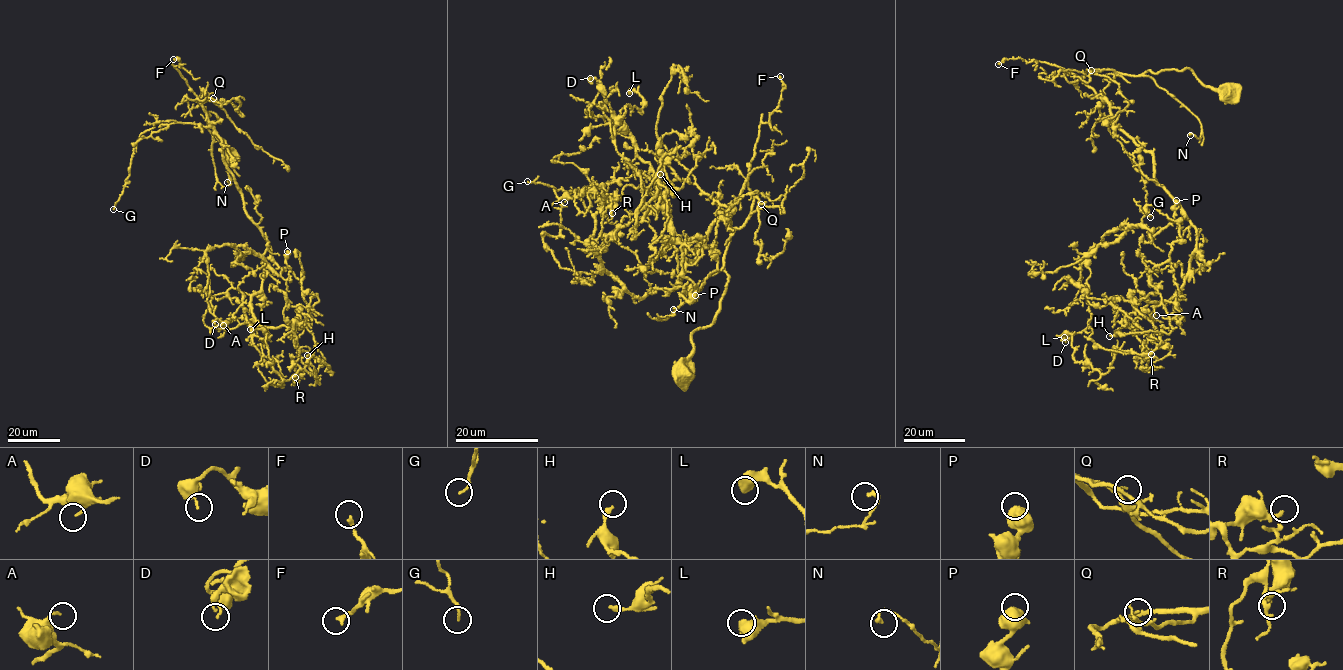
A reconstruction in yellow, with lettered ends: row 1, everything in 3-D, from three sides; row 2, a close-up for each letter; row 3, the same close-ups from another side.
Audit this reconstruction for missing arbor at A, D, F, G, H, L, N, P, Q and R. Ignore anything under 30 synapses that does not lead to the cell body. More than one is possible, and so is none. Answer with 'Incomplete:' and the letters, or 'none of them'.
Incomplete: none of them

